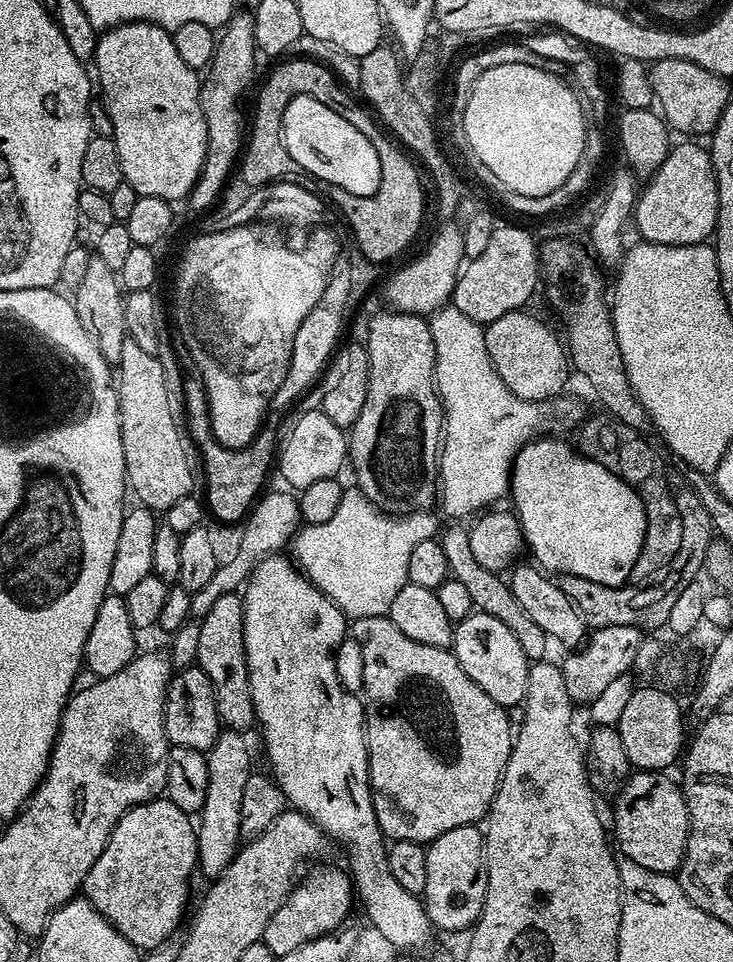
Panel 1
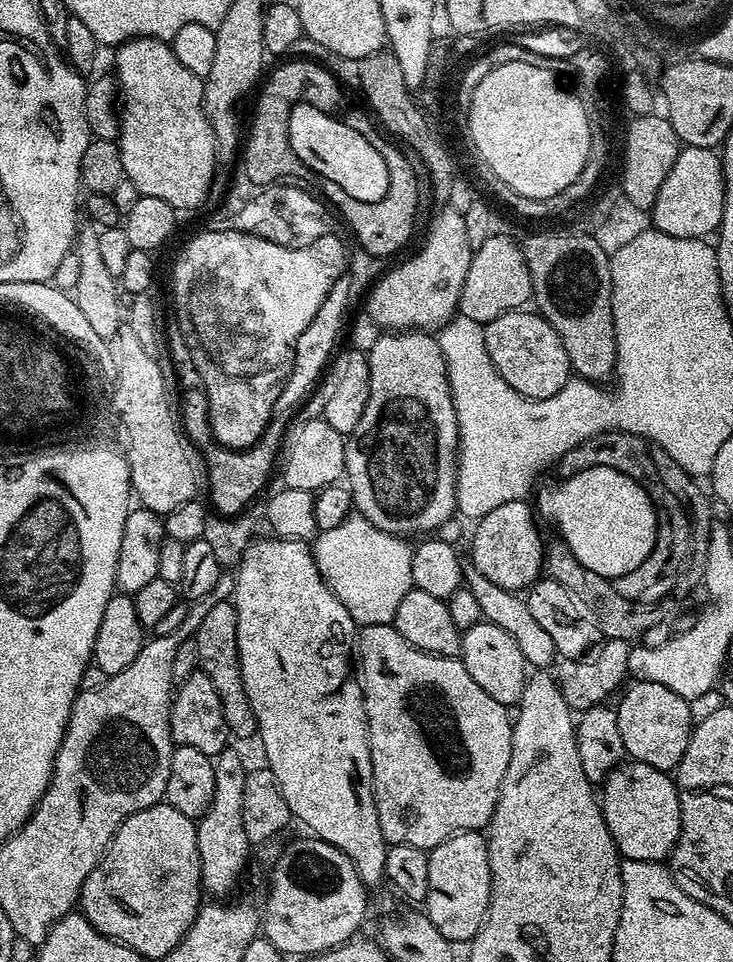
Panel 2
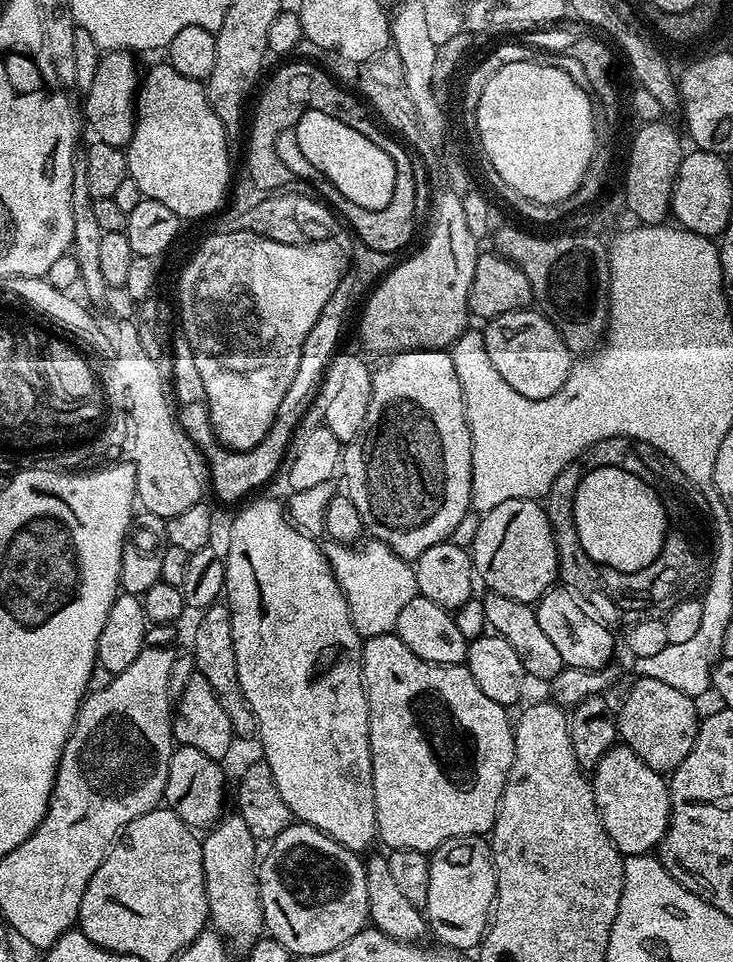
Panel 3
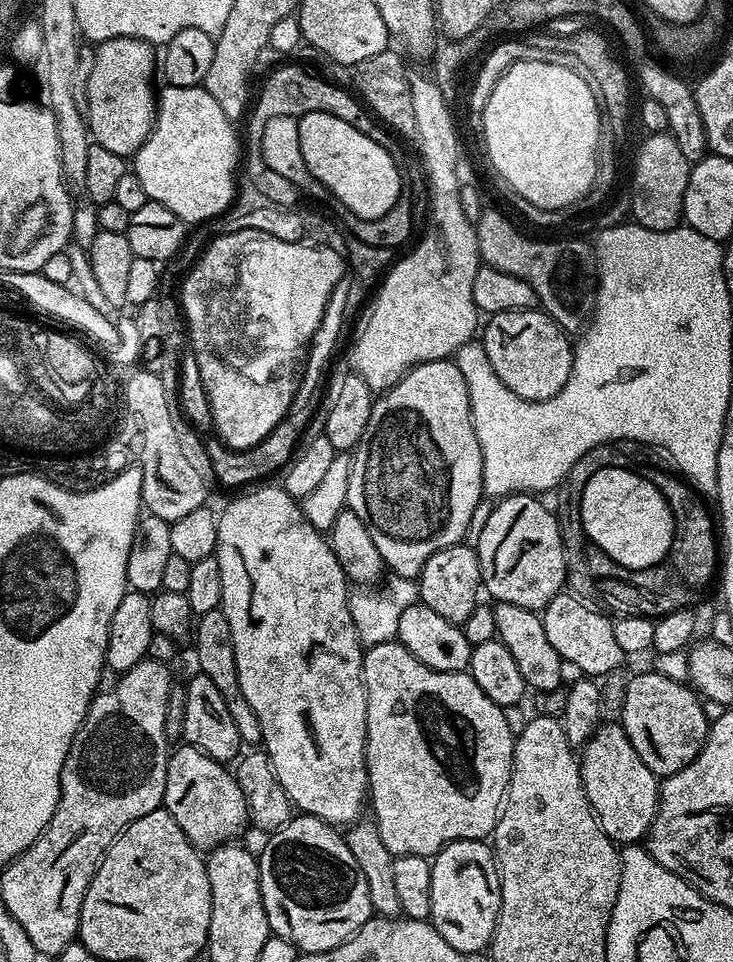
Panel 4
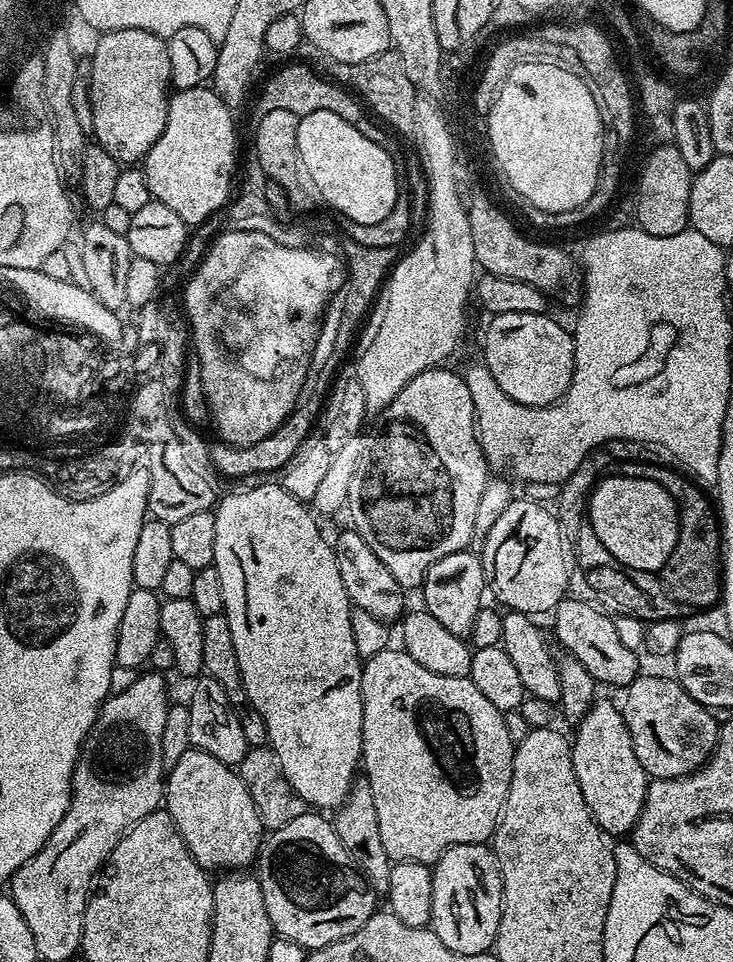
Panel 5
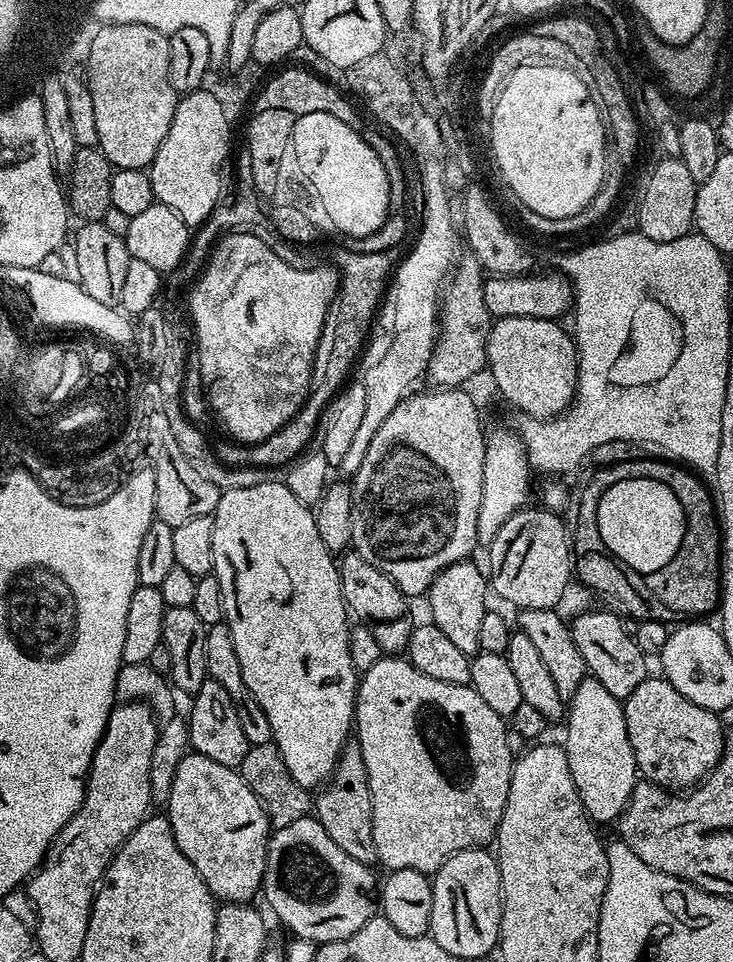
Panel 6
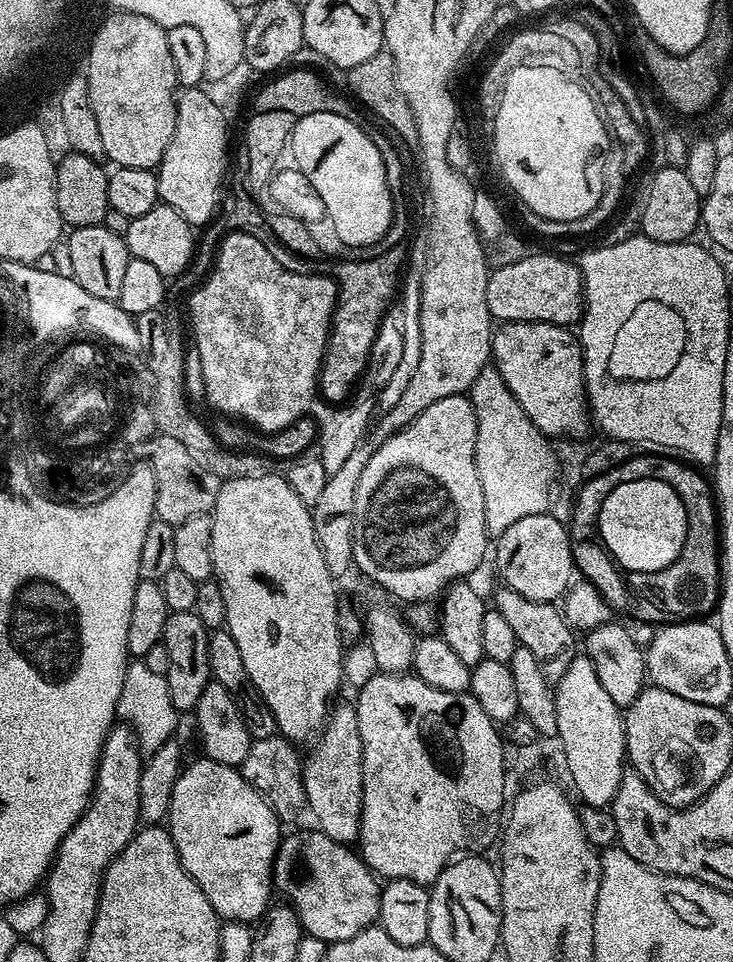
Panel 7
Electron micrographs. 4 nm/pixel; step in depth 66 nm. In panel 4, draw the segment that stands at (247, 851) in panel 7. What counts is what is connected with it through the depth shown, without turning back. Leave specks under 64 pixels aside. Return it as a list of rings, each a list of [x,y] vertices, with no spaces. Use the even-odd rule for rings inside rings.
[[[180,746],[180,749],[173,751],[168,758],[168,769],[166,770],[166,794],[164,795],[163,807],[182,826],[186,838],[198,850],[211,850],[217,848],[219,844],[227,844],[235,841],[236,836],[245,827],[249,827],[248,803],[238,786],[235,775],[228,772],[223,763],[214,758],[210,758],[206,753],[198,751],[196,748]]]

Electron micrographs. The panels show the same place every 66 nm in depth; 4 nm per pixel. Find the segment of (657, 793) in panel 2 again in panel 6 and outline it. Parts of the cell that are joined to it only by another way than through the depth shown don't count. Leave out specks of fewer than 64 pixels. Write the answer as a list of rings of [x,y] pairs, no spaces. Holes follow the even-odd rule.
[[[585,678],[576,685],[571,700],[566,704],[566,725],[568,724],[568,737],[562,740],[562,747],[568,756],[568,772],[574,778],[576,793],[584,804],[584,811],[597,825],[603,826],[619,821],[624,808],[628,804],[630,794],[638,782],[638,769],[634,750],[630,746],[630,734],[626,730],[624,705],[602,682]]]

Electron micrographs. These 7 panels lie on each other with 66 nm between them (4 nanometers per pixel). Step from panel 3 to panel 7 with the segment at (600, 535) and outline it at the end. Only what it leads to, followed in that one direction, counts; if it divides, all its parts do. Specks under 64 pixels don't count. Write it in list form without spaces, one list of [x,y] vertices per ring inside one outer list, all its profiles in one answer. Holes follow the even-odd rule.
[[[644,480],[644,484],[624,484],[624,488],[614,488],[606,494],[606,502],[602,502],[604,511],[604,527],[600,529],[601,537],[611,553],[620,556],[628,568],[663,568],[682,551],[680,540],[684,540],[684,512],[680,509],[680,500],[664,488],[664,484],[651,484]]]

